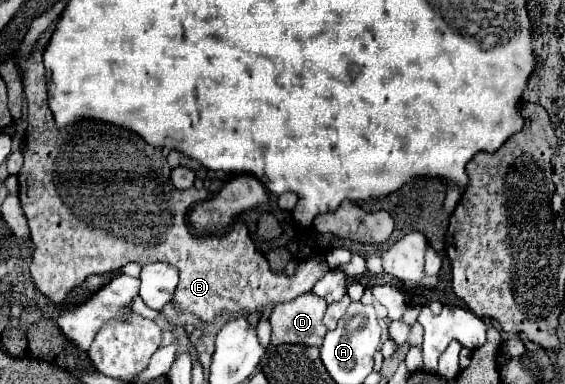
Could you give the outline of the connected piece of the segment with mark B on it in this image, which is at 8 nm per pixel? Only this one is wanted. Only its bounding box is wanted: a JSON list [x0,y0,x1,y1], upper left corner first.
[17,48,329,324]

